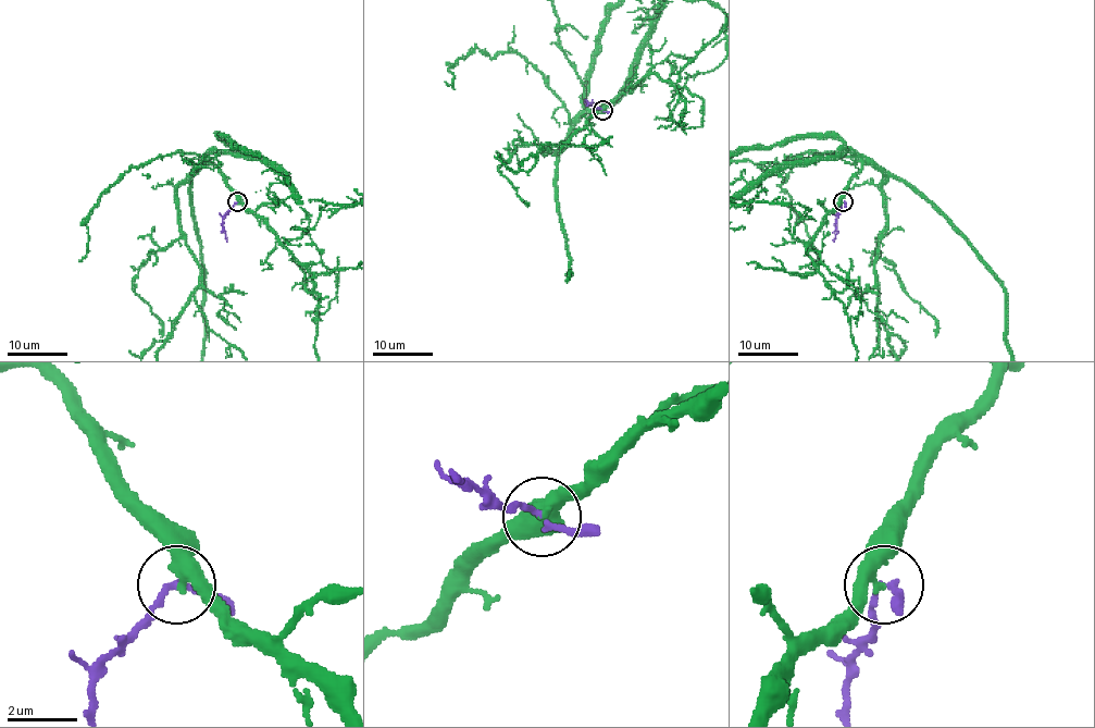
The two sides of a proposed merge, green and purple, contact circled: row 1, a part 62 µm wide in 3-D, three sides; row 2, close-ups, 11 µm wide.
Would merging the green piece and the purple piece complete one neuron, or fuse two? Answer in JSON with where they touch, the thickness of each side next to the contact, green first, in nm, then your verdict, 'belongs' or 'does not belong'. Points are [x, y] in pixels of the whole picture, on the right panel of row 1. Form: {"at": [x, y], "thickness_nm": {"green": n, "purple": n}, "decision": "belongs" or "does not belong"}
{"at": [843, 201], "thickness_nm": {"green": 320, "purple": 150}, "decision": "belongs"}

